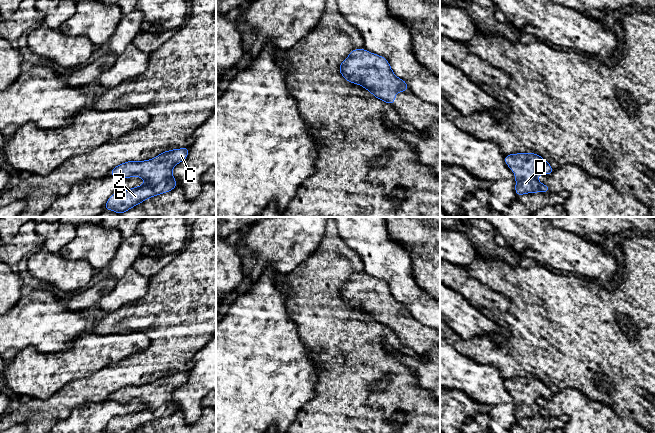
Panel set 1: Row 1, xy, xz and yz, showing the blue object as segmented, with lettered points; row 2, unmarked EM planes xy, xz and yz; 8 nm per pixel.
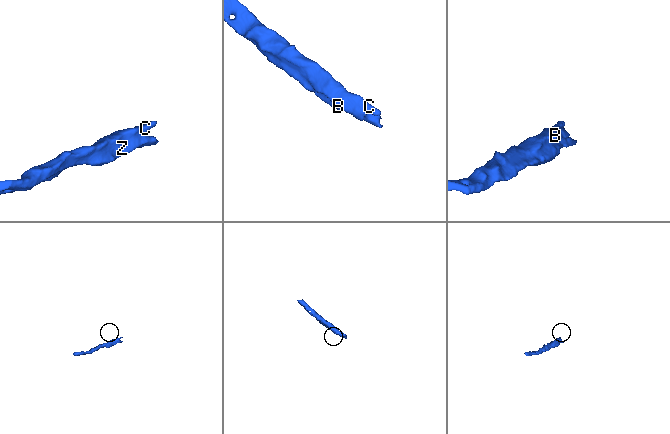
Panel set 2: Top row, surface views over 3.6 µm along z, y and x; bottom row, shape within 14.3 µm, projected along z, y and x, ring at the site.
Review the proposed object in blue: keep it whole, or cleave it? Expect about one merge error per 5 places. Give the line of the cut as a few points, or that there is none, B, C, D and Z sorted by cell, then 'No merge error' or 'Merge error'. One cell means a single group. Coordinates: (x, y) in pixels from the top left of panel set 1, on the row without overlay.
No split. Groups: B C D Z. No merge error

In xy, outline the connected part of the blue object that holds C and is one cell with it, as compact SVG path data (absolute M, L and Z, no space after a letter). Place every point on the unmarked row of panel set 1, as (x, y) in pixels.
M189 371L172 373L159 378L148 385L128 385L116 390L109 400L143 402L146 407L110 420L104 433L130 433L146 423L169 416L177 411L172 392L184 385L189 378Z

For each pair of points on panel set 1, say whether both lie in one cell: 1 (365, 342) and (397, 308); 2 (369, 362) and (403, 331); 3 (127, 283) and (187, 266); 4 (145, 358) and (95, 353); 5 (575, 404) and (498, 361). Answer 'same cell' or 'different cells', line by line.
1: different cells
2: different cells
3: different cells
4: different cells
5: different cells

